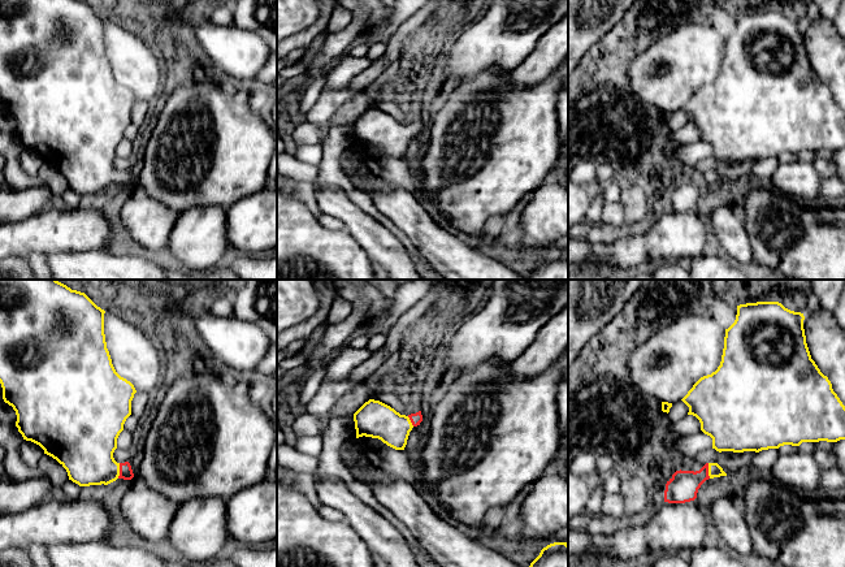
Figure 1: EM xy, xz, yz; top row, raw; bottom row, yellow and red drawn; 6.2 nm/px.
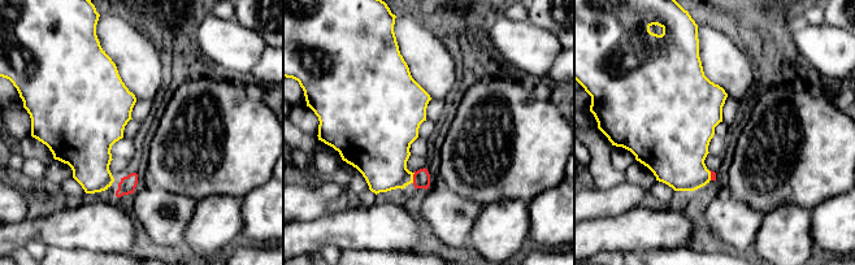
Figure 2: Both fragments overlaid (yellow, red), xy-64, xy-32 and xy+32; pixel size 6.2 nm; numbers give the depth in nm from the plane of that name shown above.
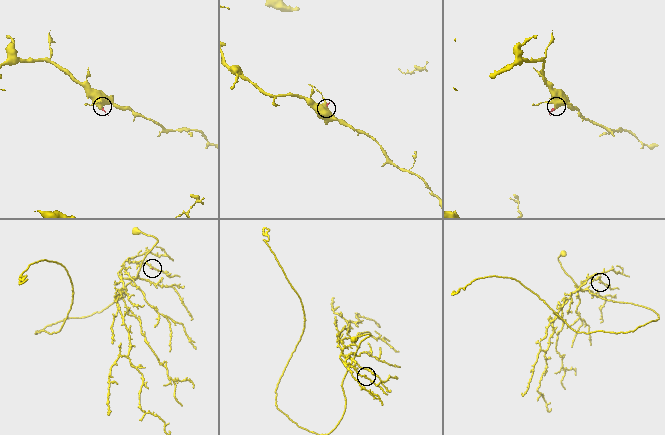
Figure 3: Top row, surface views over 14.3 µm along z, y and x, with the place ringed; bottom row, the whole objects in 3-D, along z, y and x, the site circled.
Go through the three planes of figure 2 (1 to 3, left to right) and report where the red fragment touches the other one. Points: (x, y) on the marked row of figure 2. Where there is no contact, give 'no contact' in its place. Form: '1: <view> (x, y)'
1: no contact
2: xy-32 (412, 178)
3: xy+32 (710, 176)

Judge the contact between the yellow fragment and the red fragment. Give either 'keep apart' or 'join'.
join

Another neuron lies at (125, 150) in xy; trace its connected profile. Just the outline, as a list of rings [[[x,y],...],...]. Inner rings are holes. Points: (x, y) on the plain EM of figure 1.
[[[124,138],[117,147],[117,156],[122,159],[129,159],[131,156],[135,156],[134,142]]]

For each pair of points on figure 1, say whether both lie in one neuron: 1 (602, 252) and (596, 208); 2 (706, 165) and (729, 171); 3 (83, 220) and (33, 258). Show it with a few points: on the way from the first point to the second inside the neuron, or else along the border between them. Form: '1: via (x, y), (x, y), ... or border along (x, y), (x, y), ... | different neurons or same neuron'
1: border along (631, 236), (607, 243), (589, 243), (586, 241) | different neurons
2: via (711, 165), (724, 168) | same neuron
3: border along (46, 254), (27, 252), (25, 255) | different neurons

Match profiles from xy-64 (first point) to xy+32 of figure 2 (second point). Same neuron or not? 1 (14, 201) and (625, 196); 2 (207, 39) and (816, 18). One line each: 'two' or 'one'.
1: one
2: two

